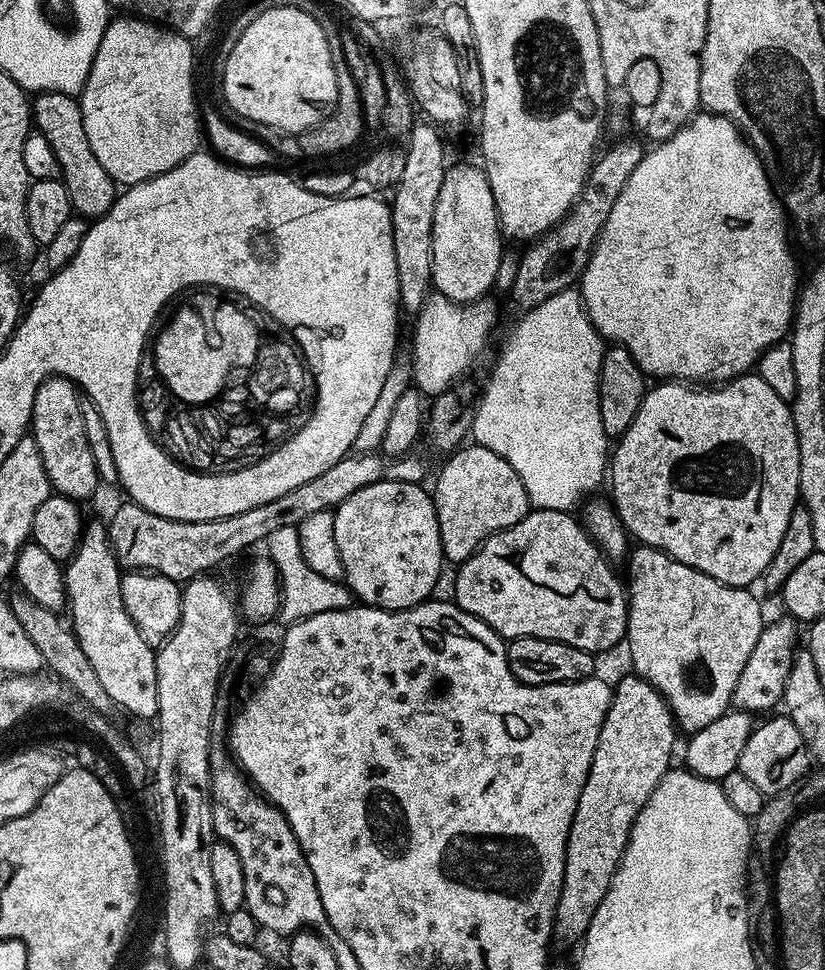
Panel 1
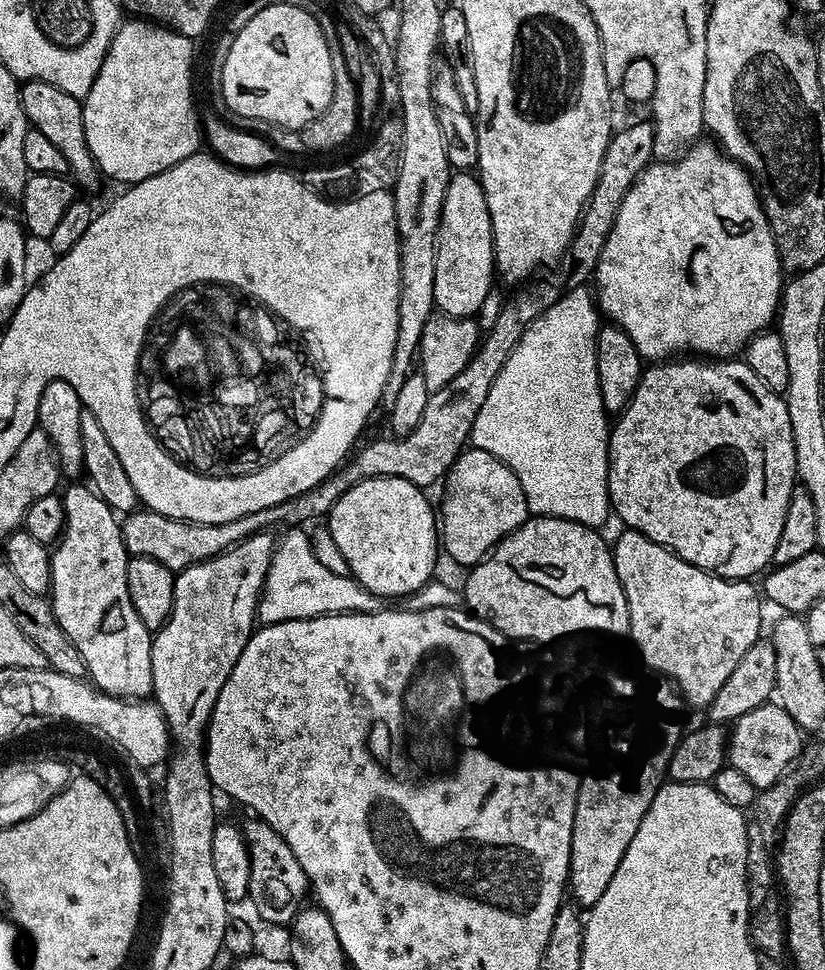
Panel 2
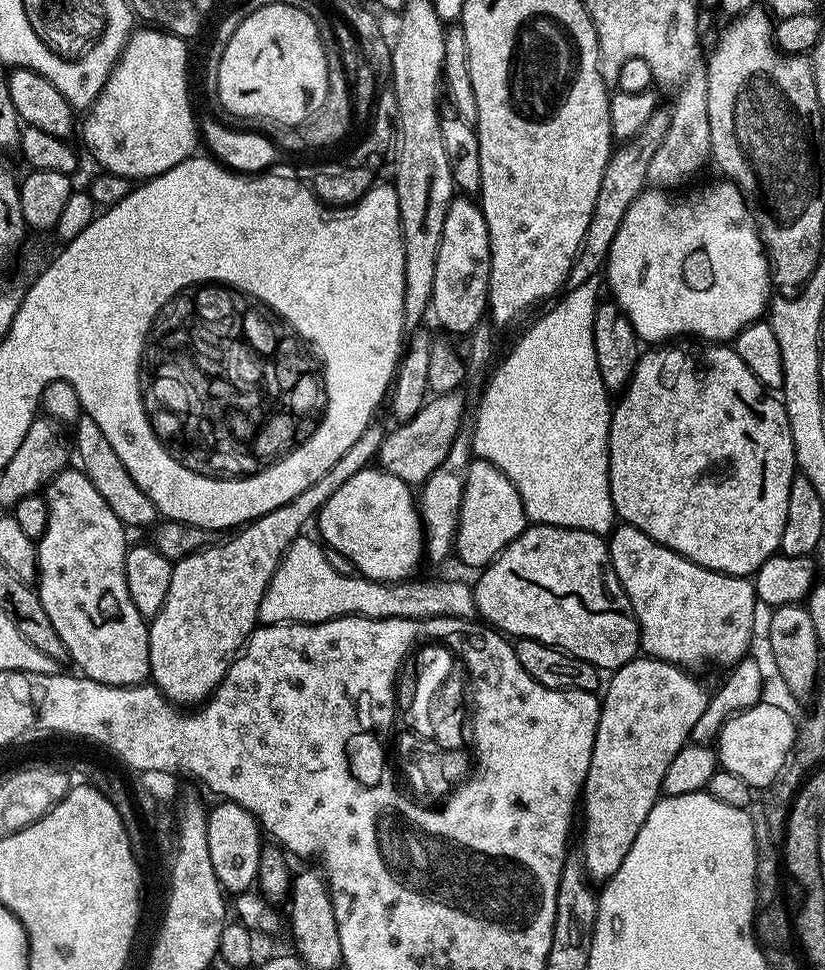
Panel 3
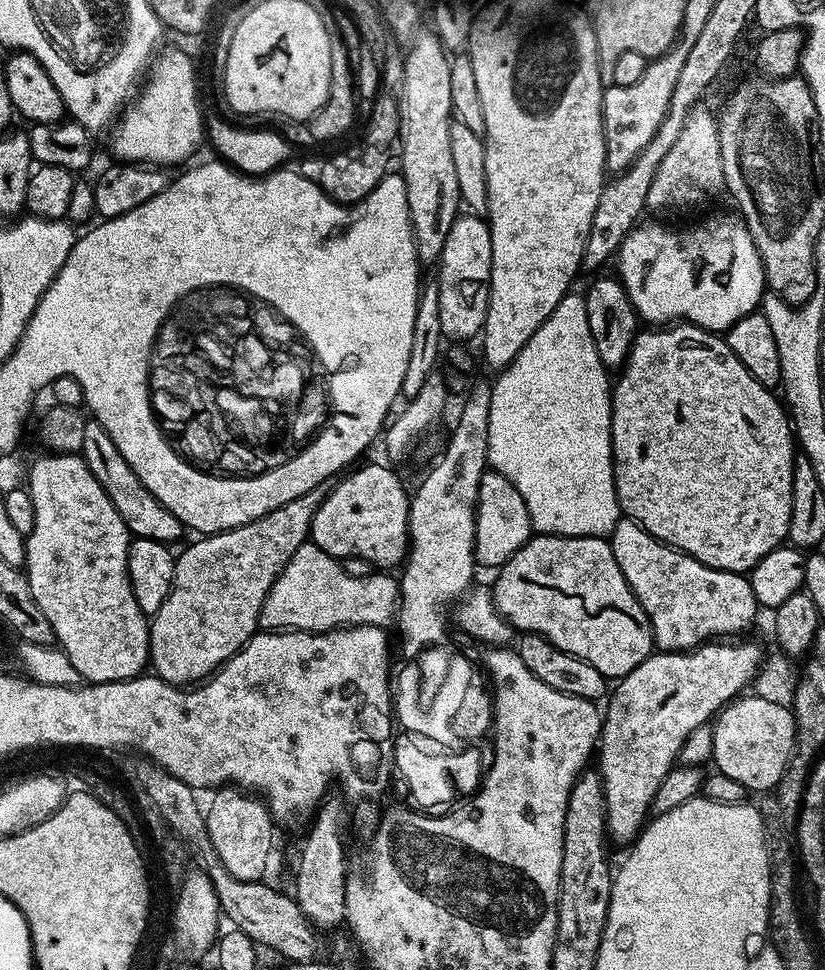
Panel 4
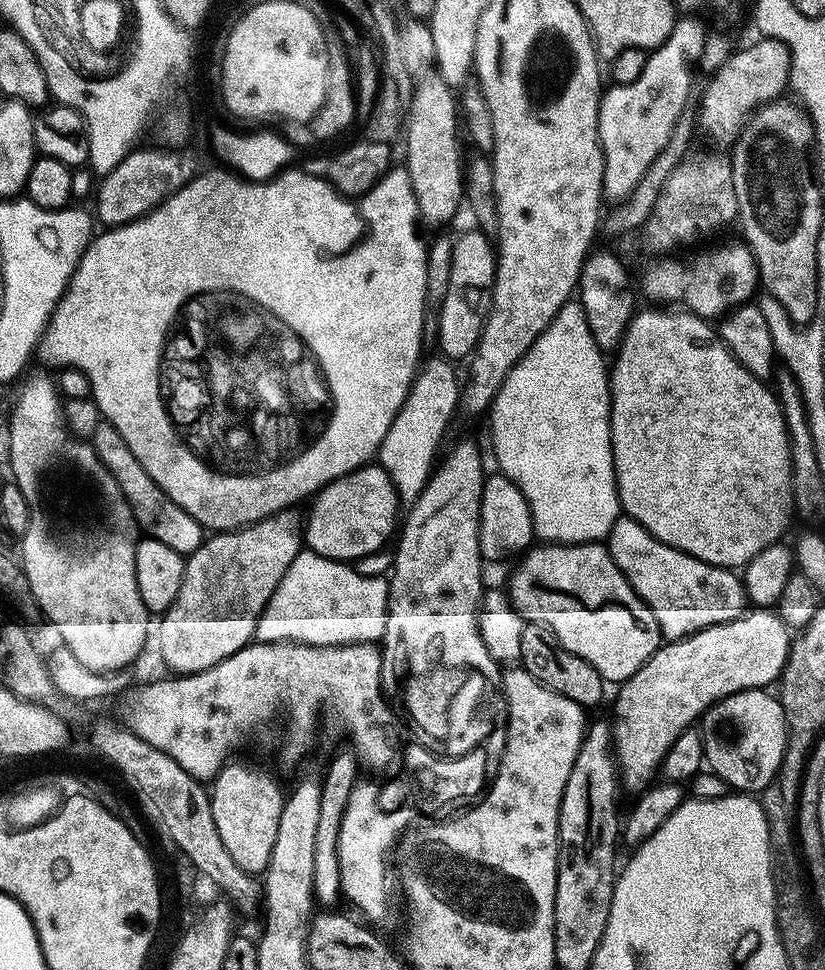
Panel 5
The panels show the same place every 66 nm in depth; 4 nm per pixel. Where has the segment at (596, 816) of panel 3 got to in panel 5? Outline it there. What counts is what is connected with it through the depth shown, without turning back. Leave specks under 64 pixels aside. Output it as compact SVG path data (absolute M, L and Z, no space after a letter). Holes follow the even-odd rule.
M748 610L737 620L727 620L725 624L703 628L680 640L661 643L654 655L630 679L619 685L620 693L616 696L616 721L613 719L610 727L614 760L618 765L623 787L643 789L663 765L664 755L671 749L672 743L705 708L715 704L723 696L744 692L747 688L765 689L771 680L779 681L784 663L788 661L789 647L790 630L772 610Z

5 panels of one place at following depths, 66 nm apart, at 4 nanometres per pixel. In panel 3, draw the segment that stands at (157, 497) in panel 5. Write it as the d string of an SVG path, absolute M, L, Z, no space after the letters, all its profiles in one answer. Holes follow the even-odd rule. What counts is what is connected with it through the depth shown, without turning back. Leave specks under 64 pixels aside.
M81 415L75 424L74 456L75 459L76 456L80 459L79 471L84 472L86 478L90 478L90 482L94 482L94 490L98 490L98 494L102 494L102 498L106 498L106 506L110 506L110 510L114 510L114 514L118 514L118 518L129 529L144 527L147 529L149 526L155 525L158 513L154 502L138 487L134 478L130 478L126 466L122 466L122 458L118 458L118 454L114 454L114 446L110 446L106 434L102 434L98 422L94 422L94 418Z

